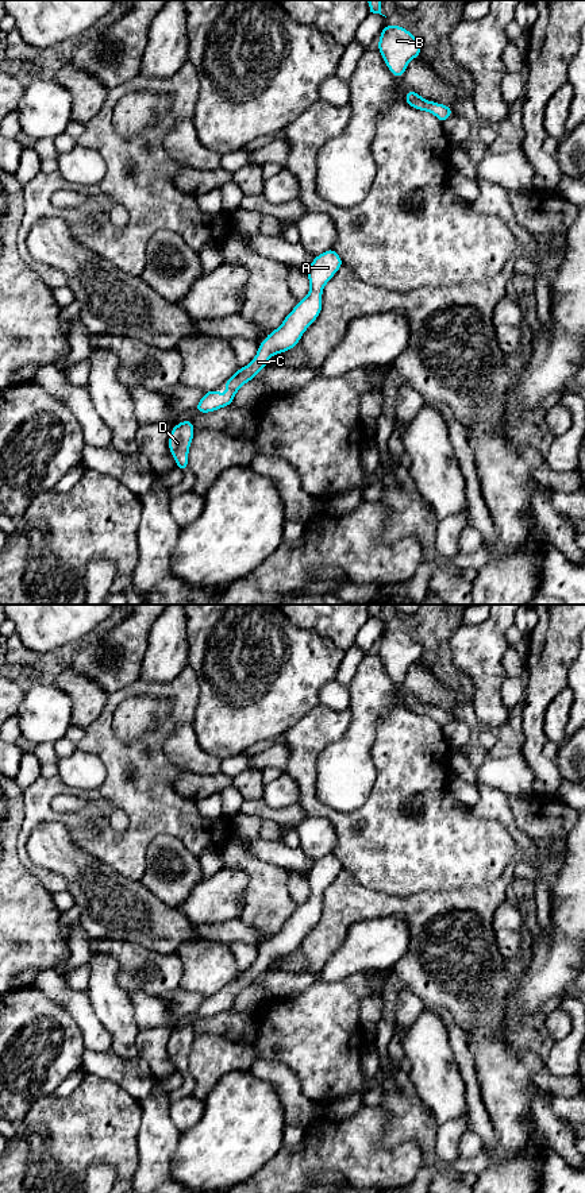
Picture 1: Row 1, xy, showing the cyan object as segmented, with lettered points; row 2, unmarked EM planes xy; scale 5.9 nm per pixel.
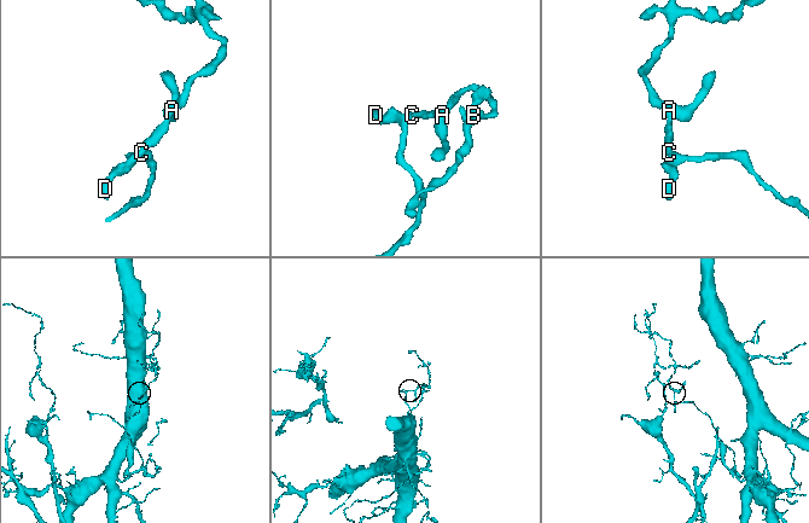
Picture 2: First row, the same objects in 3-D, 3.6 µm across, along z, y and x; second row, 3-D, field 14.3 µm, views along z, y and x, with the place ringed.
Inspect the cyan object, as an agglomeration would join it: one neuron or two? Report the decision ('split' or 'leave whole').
leave whole

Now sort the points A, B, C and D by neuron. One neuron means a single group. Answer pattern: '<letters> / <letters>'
A B C D

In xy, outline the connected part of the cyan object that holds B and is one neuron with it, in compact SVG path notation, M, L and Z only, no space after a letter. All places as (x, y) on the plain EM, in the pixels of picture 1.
M384 630L378 645L388 673L396 683L401 683L407 669L422 657L422 646L401 630Z

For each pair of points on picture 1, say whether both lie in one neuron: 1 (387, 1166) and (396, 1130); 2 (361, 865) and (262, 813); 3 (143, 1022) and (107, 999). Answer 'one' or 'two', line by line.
1: two
2: two
3: two

